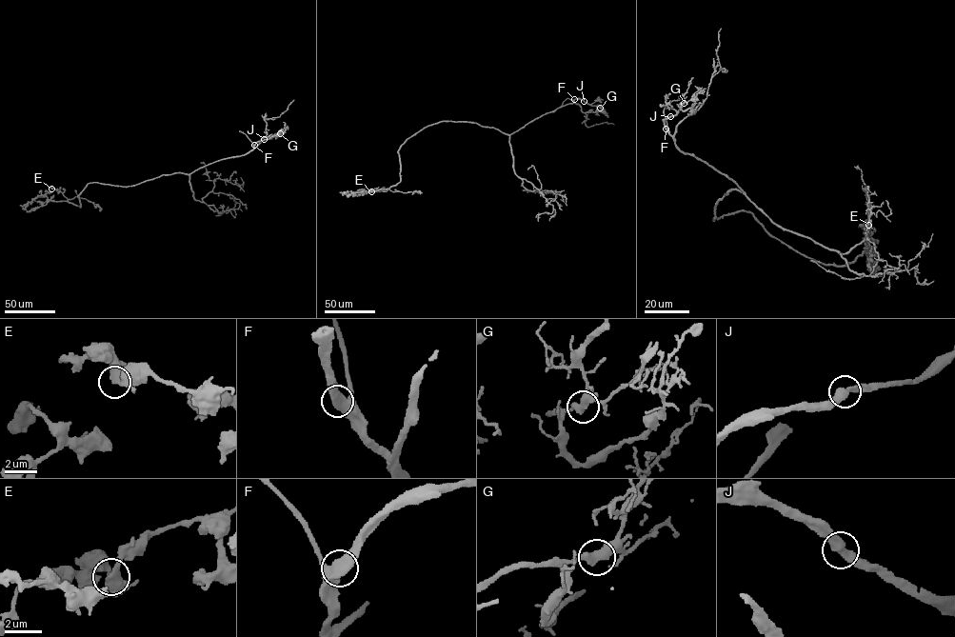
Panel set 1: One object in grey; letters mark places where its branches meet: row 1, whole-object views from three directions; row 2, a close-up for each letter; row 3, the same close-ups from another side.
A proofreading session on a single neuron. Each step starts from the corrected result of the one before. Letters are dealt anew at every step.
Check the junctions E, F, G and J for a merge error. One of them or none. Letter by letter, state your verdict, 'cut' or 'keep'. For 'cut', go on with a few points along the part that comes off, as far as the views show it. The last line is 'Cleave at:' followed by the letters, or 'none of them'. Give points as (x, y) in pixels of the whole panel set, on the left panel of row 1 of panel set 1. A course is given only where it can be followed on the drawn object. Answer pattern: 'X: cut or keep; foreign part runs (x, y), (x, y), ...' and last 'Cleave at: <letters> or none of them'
E: keep
F: keep
G: keep
J: keep
Cleave at: none of them

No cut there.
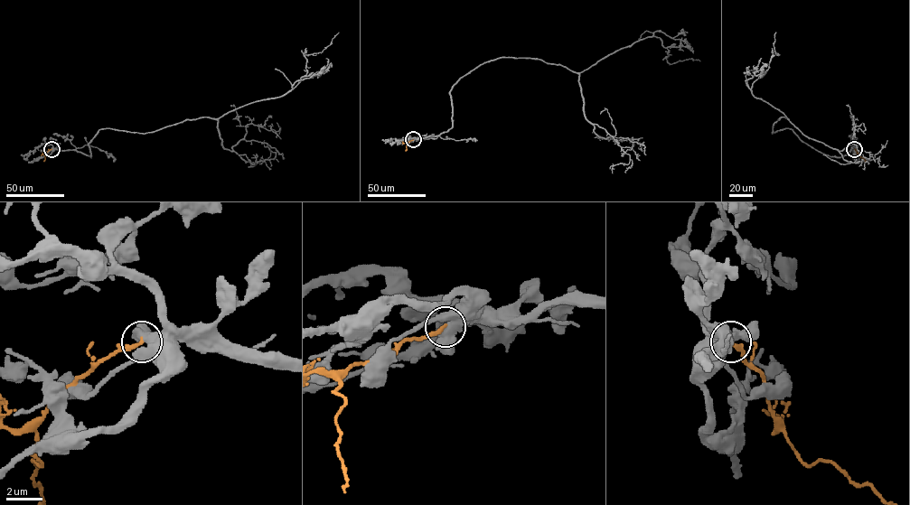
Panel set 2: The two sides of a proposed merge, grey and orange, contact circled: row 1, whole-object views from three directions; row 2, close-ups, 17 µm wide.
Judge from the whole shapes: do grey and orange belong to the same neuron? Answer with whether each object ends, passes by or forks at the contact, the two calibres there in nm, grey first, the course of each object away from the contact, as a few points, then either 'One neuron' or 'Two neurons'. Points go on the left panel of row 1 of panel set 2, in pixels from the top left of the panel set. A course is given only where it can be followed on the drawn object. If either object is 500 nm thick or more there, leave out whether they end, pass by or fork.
Thickness 550 nm (grey) against 200 nm. Course of grey: (51, 149), (90, 157), (99, 130), (154, 132), (280, 97), (306, 73), (304, 55), (321, 52), (339, 32). Course of orange: (51, 149), (46, 153), (43, 161). Two neurons

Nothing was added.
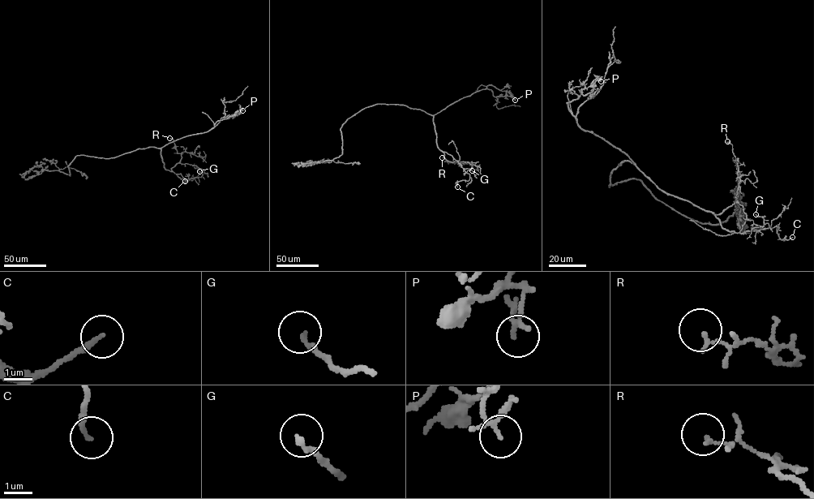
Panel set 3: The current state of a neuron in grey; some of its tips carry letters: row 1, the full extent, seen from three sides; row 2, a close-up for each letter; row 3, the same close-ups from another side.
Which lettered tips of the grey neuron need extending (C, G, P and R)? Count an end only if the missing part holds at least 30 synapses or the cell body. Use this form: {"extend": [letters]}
{"extend": []}

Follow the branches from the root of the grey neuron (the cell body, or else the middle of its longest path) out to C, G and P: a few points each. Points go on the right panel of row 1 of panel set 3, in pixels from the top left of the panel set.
C: (614, 169), (629, 161), (661, 189), (711, 212), (728, 231), (743, 233), (778, 225), (780, 238), (792, 237)
G: (614, 169), (629, 161), (661, 189), (711, 212), (728, 231), (743, 233), (761, 227), (764, 218), (756, 214)
P: (614, 169), (623, 161), (633, 162), (610, 143), (581, 128), (568, 106), (580, 89), (597, 78), (601, 81)

